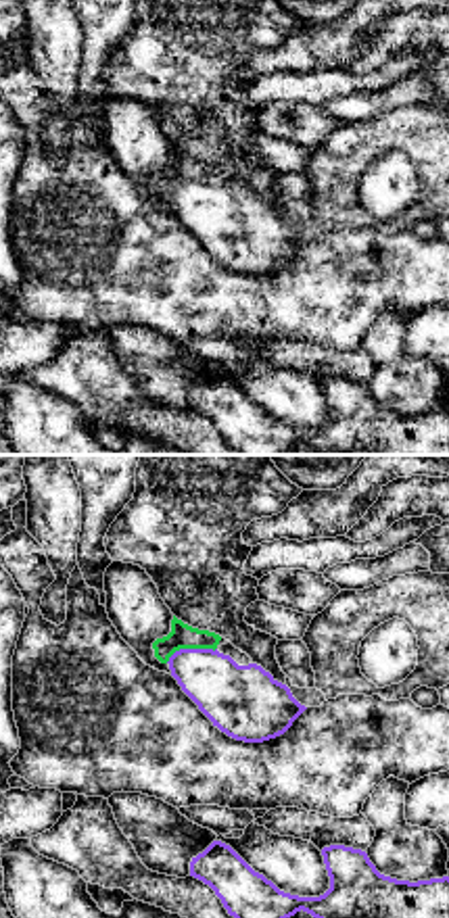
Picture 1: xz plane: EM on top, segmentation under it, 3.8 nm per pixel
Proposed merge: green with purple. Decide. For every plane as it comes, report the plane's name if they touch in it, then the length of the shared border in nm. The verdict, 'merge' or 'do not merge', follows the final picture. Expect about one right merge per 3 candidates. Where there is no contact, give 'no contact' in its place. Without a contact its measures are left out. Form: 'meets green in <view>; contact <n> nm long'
meets green in xz; contact 200 nm long

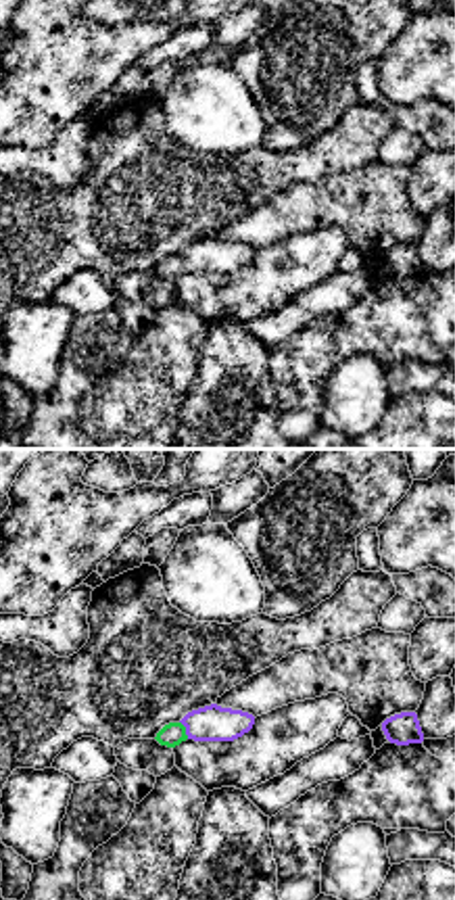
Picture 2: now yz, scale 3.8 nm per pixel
meets green in yz; contact 80 nm long

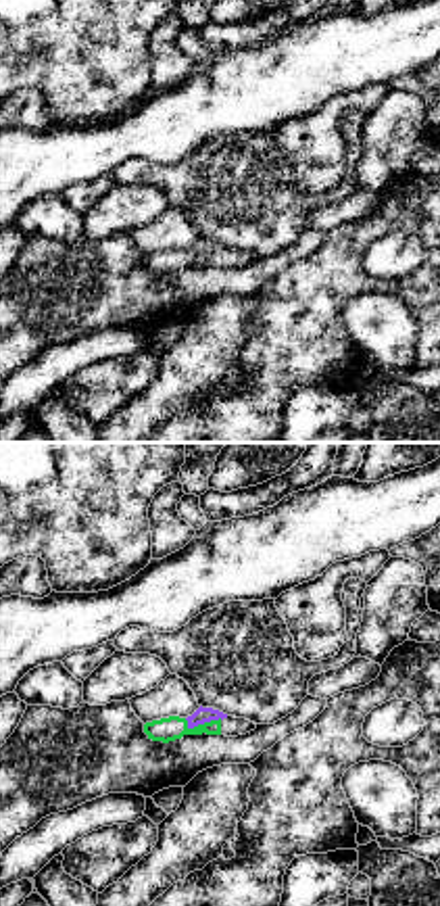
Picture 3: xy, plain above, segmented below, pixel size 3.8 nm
meets green in xy; contact 150 nm long

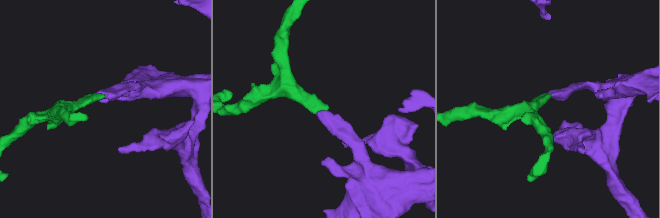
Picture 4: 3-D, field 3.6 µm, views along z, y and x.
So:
merge

